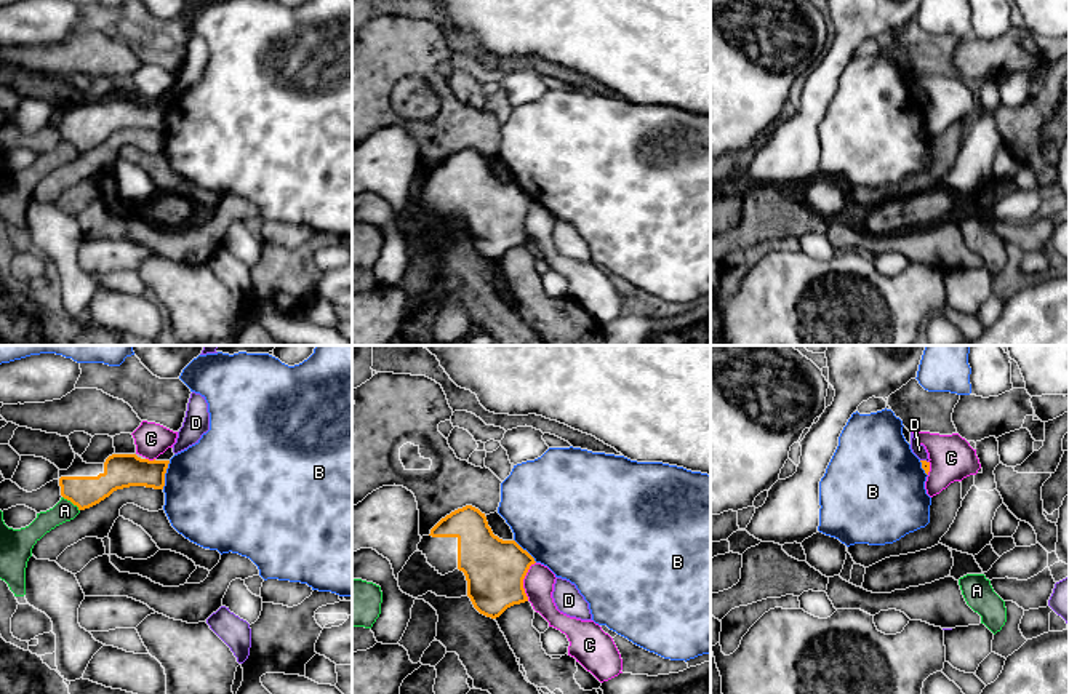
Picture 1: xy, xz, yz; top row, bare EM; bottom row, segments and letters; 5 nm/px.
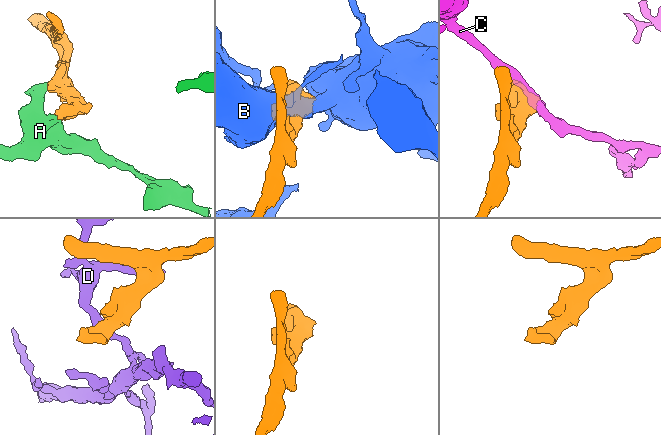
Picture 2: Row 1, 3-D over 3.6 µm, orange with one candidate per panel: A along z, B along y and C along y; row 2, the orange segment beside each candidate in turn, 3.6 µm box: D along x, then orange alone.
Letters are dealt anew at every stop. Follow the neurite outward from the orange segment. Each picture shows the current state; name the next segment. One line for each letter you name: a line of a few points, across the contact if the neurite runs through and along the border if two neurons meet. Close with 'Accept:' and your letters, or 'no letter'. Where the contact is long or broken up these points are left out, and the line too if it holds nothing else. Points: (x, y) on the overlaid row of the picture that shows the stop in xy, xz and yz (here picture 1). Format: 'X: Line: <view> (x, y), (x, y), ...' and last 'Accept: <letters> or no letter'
Accept: no letter

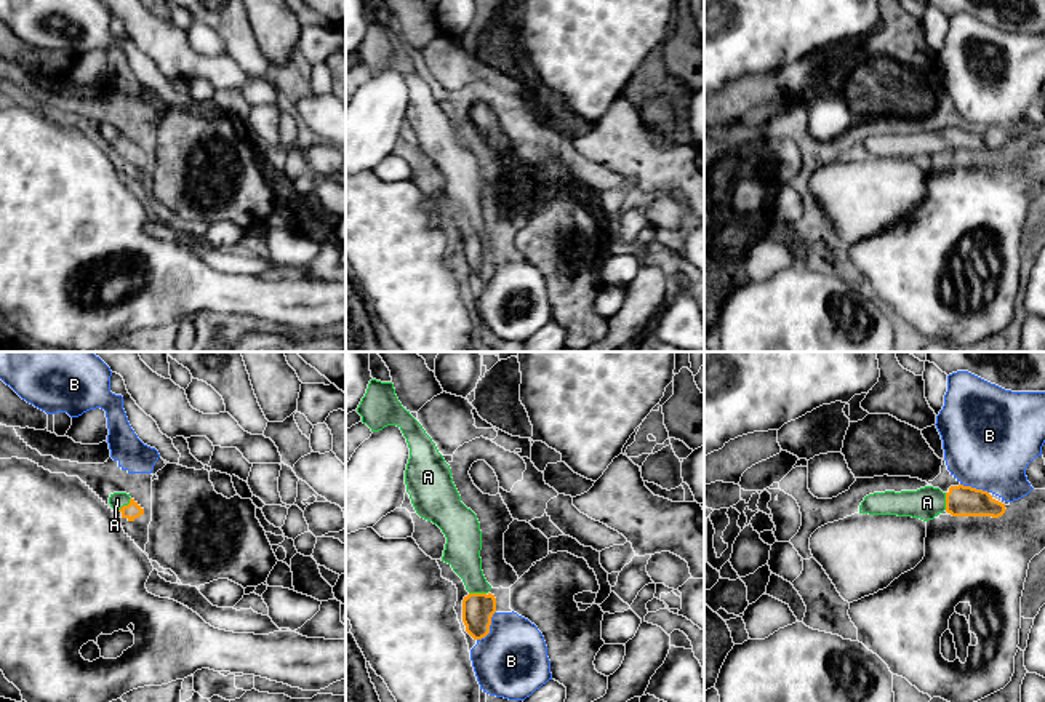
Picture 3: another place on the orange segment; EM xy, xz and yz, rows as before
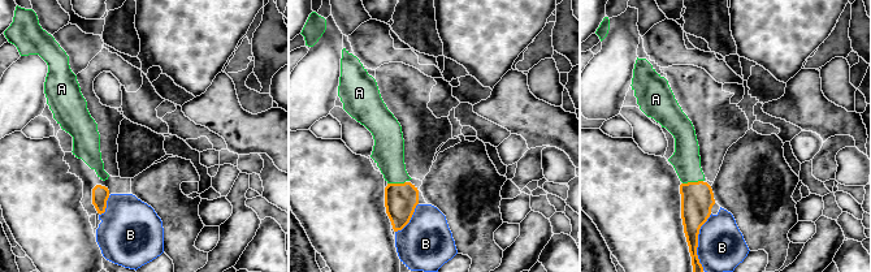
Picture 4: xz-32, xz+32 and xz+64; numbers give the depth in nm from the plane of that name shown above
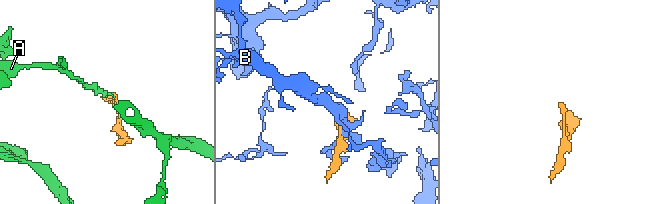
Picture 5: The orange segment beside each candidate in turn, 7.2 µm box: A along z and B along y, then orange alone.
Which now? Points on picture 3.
Accept: A

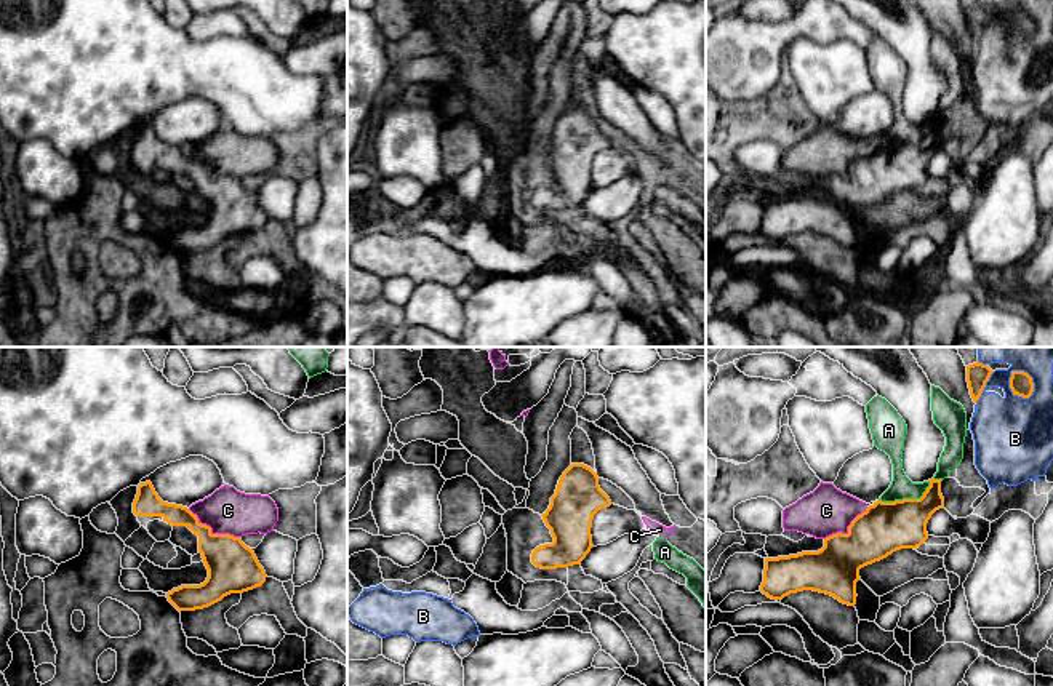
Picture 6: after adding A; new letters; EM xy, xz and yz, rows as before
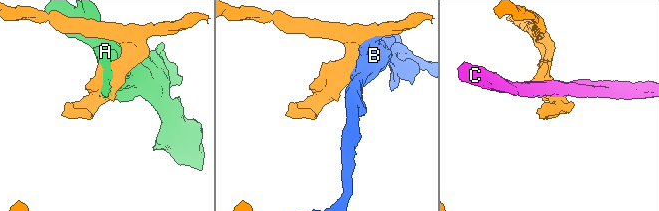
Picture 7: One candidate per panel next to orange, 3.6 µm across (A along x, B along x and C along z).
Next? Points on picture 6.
Accept: no letter

